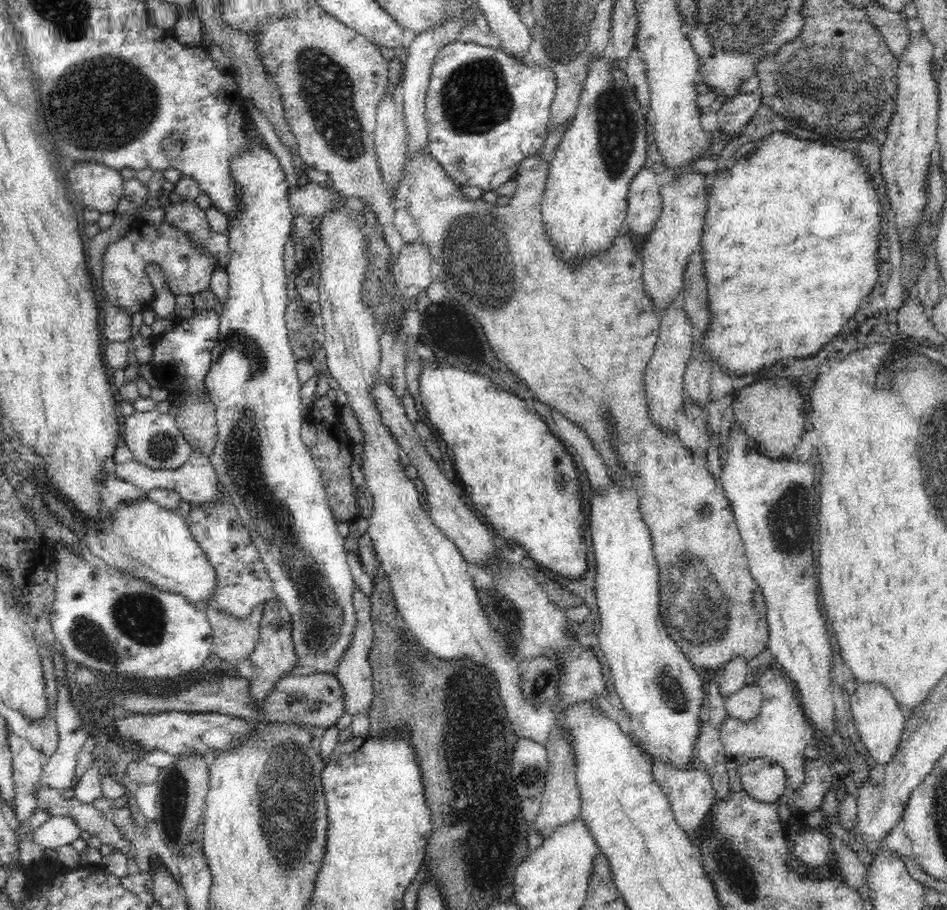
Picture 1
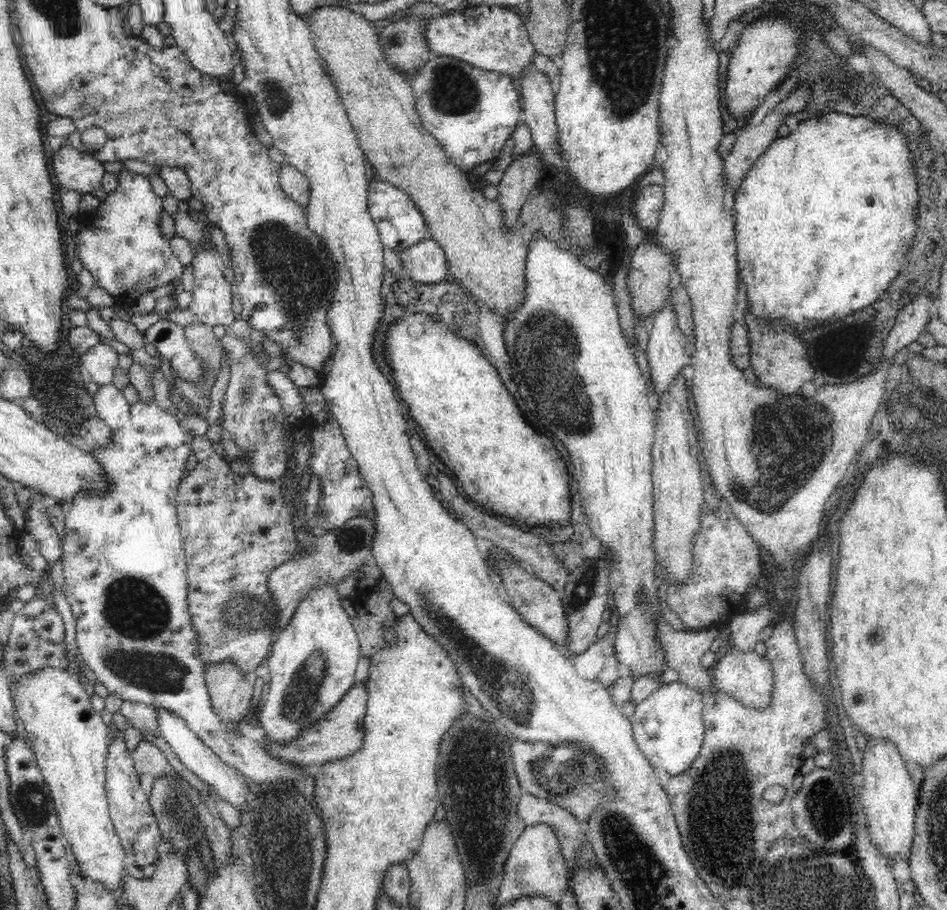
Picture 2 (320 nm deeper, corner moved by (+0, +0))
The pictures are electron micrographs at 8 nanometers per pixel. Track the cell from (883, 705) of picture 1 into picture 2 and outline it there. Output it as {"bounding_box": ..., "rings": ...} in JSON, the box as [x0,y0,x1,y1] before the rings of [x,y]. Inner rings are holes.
{"bounding_box":[859,738,919,863],"rings":[[[870,738],[861,766],[859,798],[862,798],[862,811],[867,822],[868,836],[884,854],[888,863],[898,858],[908,860],[914,840],[914,821],[919,804],[919,791],[916,791],[908,765],[902,760],[898,746],[890,738]]]}

